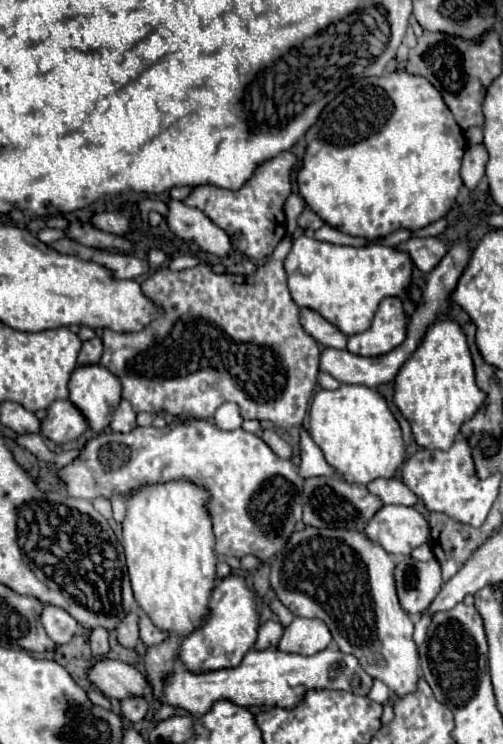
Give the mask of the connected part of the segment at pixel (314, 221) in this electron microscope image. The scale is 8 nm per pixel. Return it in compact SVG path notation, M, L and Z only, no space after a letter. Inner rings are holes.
M304 209L302 215L298 217L298 225L300 225L302 229L312 229L312 231L316 231L316 229L320 229L324 223L320 221L320 217L318 217L316 213L312 213L310 209Z

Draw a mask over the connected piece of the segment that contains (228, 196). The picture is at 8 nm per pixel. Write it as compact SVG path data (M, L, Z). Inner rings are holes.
M284 151L262 163L252 179L246 181L238 191L220 189L214 185L194 187L194 191L184 199L184 205L200 209L214 225L226 231L230 237L232 249L230 255L244 255L248 259L270 257L274 247L286 235L286 217L284 217L284 199L292 193L290 171L296 163L296 157L290 151Z

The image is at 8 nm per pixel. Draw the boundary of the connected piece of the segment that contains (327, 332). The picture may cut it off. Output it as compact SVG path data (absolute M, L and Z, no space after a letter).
M300 309L302 315L302 329L320 345L324 347L332 347L332 349L346 349L346 335L334 327L332 323L328 323L322 315L318 315L312 309Z

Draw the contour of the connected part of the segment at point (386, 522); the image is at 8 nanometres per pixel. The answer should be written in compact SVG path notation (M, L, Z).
M384 505L366 525L364 535L390 555L410 555L414 547L428 543L428 531L428 521L414 507Z

